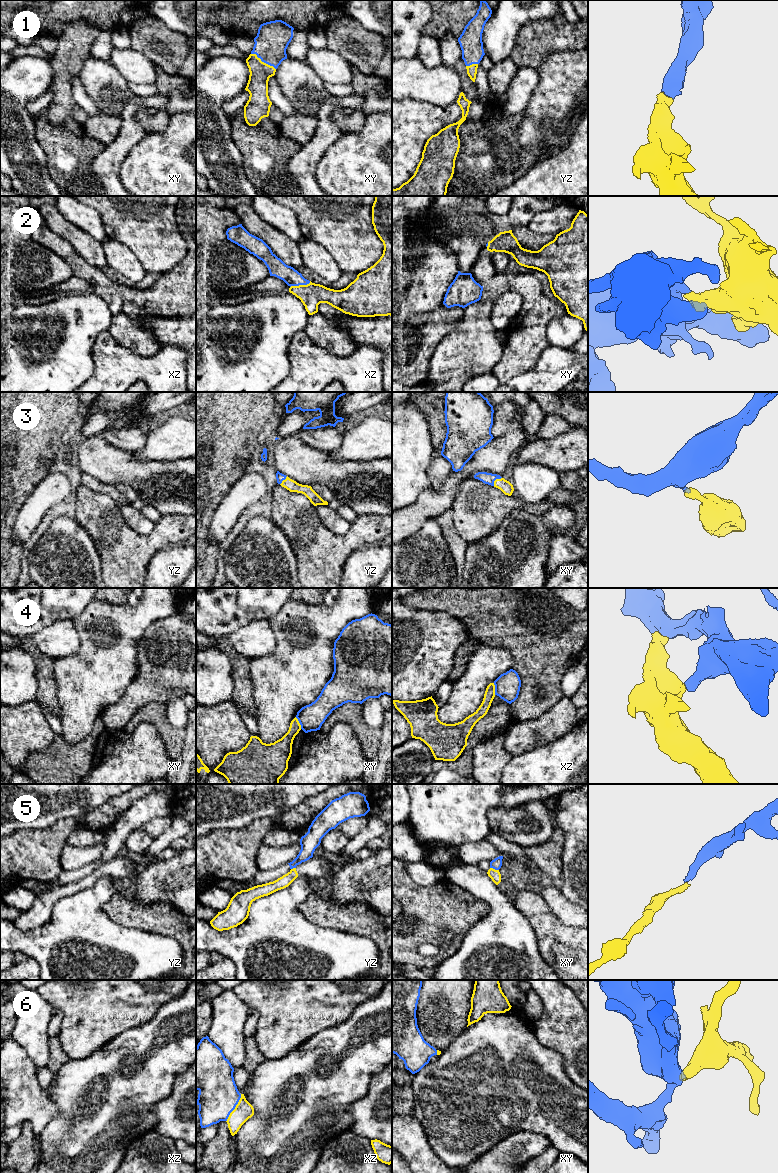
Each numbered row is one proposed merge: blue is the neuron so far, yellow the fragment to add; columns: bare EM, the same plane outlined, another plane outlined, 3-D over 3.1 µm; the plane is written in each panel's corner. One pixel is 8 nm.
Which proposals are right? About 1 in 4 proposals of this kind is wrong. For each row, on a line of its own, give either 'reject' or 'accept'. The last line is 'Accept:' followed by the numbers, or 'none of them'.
1: accept
2: accept
3: accept
4: reject
5: accept
6: accept
Accept: 1, 2, 3, 5, 6

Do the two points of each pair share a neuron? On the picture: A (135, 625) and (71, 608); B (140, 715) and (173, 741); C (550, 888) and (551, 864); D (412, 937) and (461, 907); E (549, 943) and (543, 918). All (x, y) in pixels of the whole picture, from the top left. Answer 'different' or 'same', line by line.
A: different
B: same
C: different
D: same
E: same

